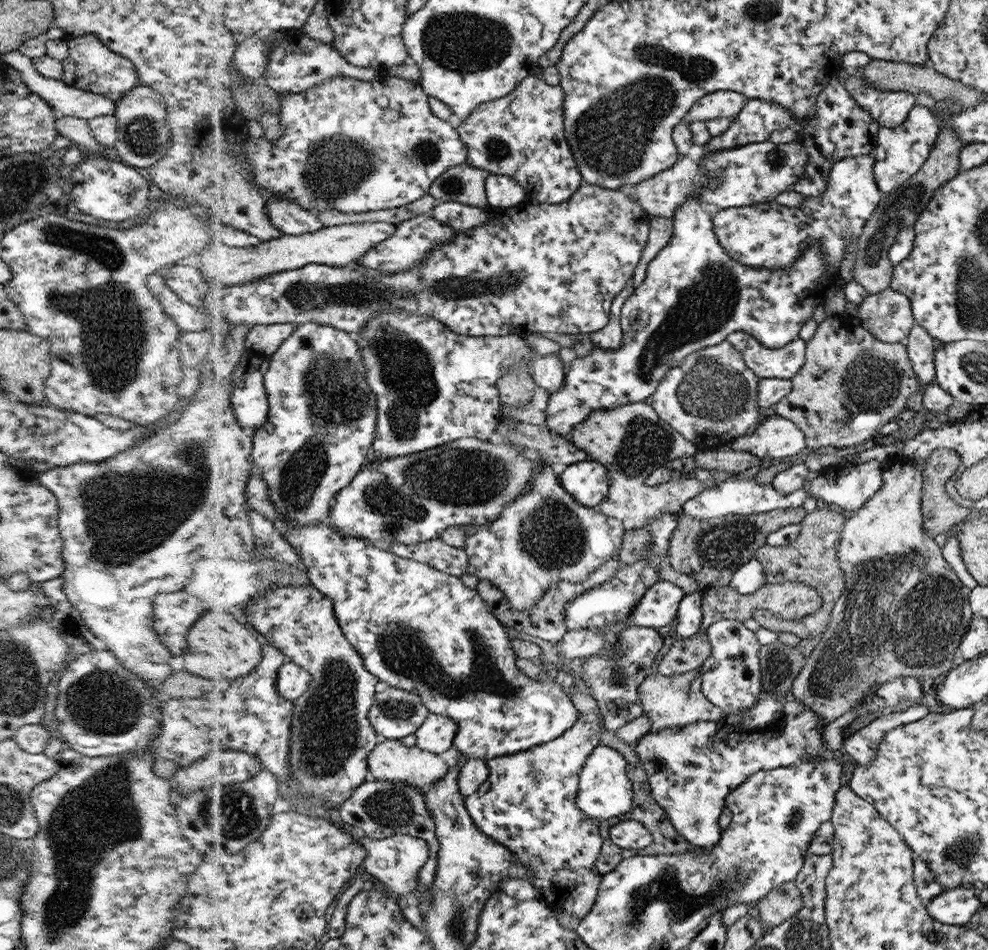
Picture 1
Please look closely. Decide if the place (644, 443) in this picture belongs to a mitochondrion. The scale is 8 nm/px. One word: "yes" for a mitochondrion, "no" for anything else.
yes

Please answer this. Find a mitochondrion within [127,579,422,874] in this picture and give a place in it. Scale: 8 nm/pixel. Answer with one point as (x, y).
(327, 729)

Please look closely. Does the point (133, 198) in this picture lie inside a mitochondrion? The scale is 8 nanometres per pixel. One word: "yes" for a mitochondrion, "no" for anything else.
yes

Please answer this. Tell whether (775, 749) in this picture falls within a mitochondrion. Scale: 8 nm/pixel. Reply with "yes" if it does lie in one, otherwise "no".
no

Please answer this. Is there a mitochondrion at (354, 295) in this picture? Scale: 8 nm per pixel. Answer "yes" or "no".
yes

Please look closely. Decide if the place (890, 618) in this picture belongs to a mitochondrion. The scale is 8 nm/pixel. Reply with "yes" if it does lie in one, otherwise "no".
yes

